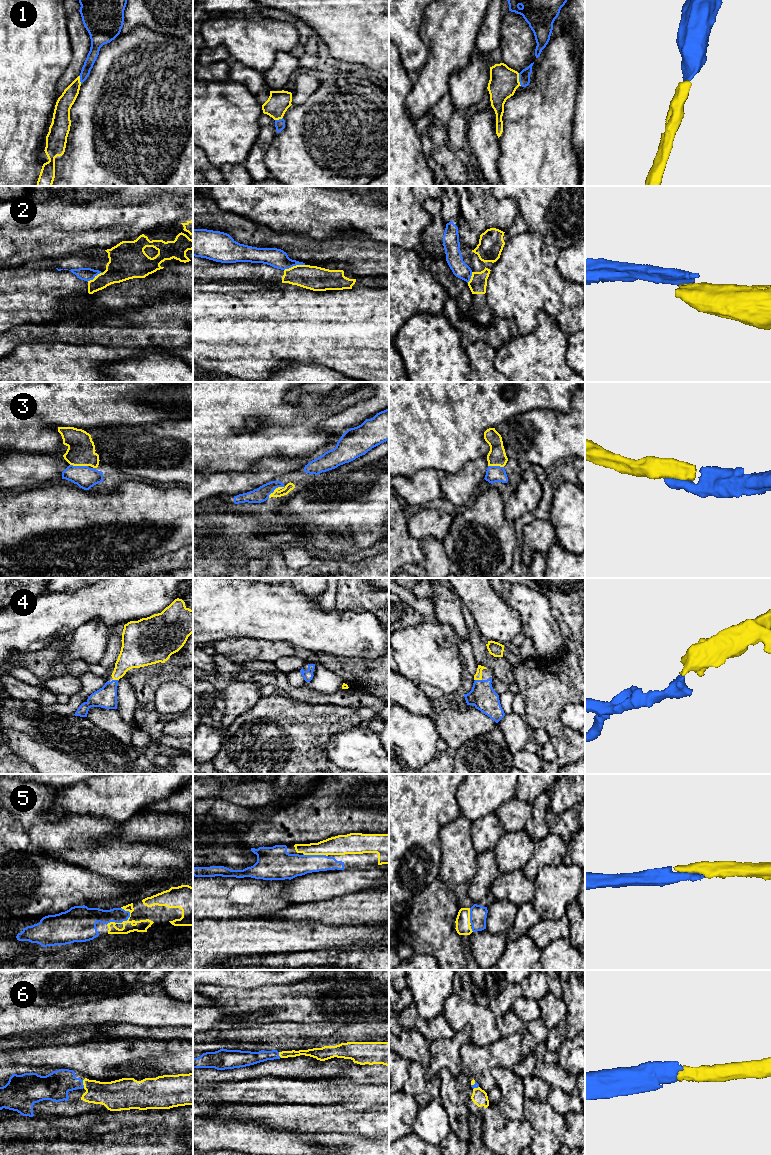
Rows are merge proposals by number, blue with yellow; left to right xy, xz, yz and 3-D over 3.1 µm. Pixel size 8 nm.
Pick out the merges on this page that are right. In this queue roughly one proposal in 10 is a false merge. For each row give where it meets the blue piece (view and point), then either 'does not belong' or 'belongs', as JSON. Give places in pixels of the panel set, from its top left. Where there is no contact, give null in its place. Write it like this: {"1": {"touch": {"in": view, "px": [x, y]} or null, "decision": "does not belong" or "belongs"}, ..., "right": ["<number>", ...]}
{"1": {"touch": {"in": "yz", "px": [519, 79]}, "decision": "belongs"}, "2": {"touch": {"in": "xz", "px": [294, 265]}, "decision": "does not belong"}, "3": {"touch": {"in": "xz", "px": [275, 488]}, "decision": "belongs"}, "4": {"touch": {"in": "yz", "px": [478, 680]}, "decision": "belongs"}, "5": {"touch": {"in": "xy", "px": [120, 922]}, "decision": "belongs"}, "6": {"touch": {"in": "xy", "px": [82, 1084]}, "decision": "belongs"}, "right": ["1", "3", "4", "5", "6"]}

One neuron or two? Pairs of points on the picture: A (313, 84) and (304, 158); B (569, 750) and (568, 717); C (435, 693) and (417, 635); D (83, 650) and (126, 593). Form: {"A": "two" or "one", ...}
{"A": "two", "B": "two", "C": "two", "D": "two"}

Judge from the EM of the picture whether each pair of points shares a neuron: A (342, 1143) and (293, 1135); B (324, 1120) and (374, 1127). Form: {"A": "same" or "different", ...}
{"A": "different", "B": "same"}

